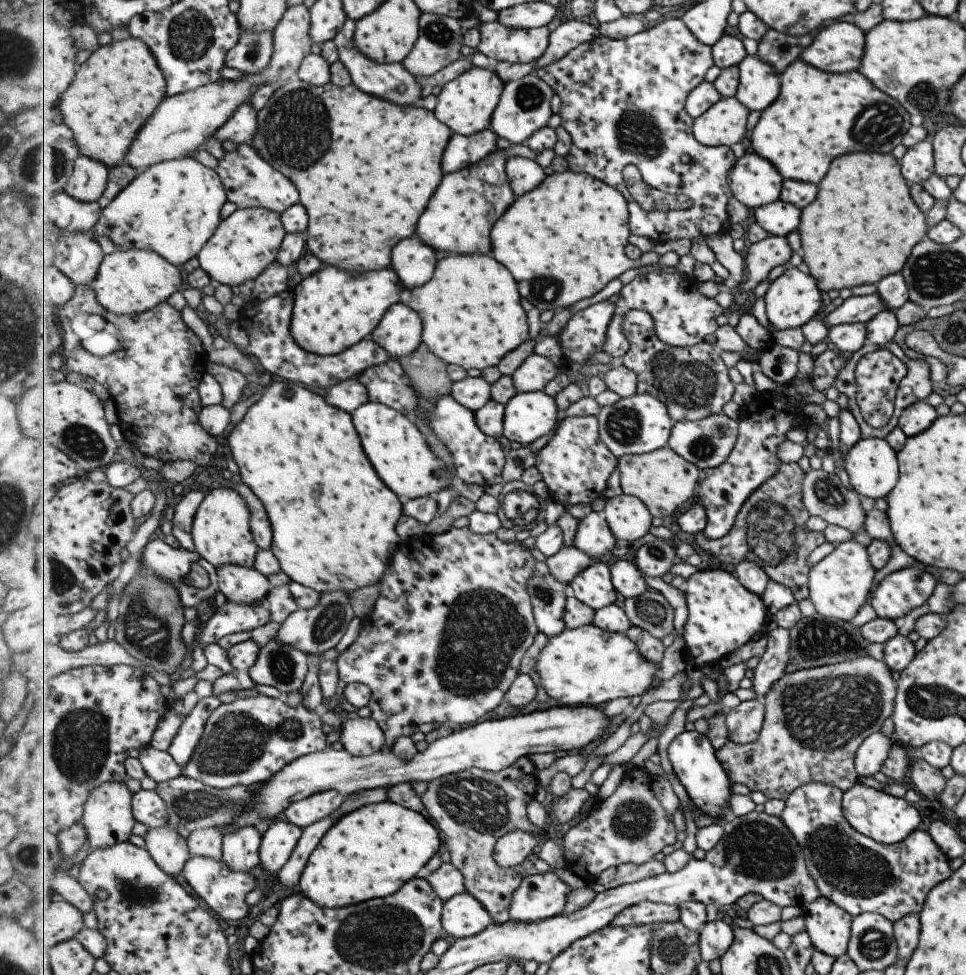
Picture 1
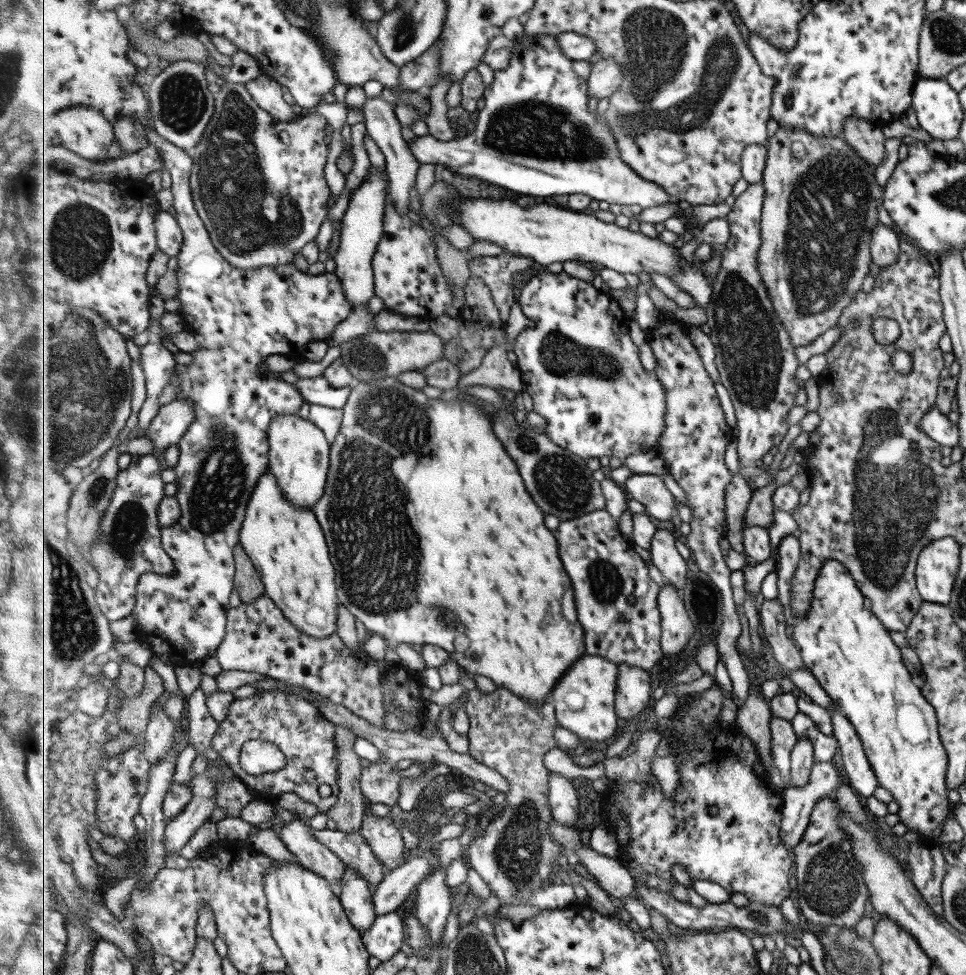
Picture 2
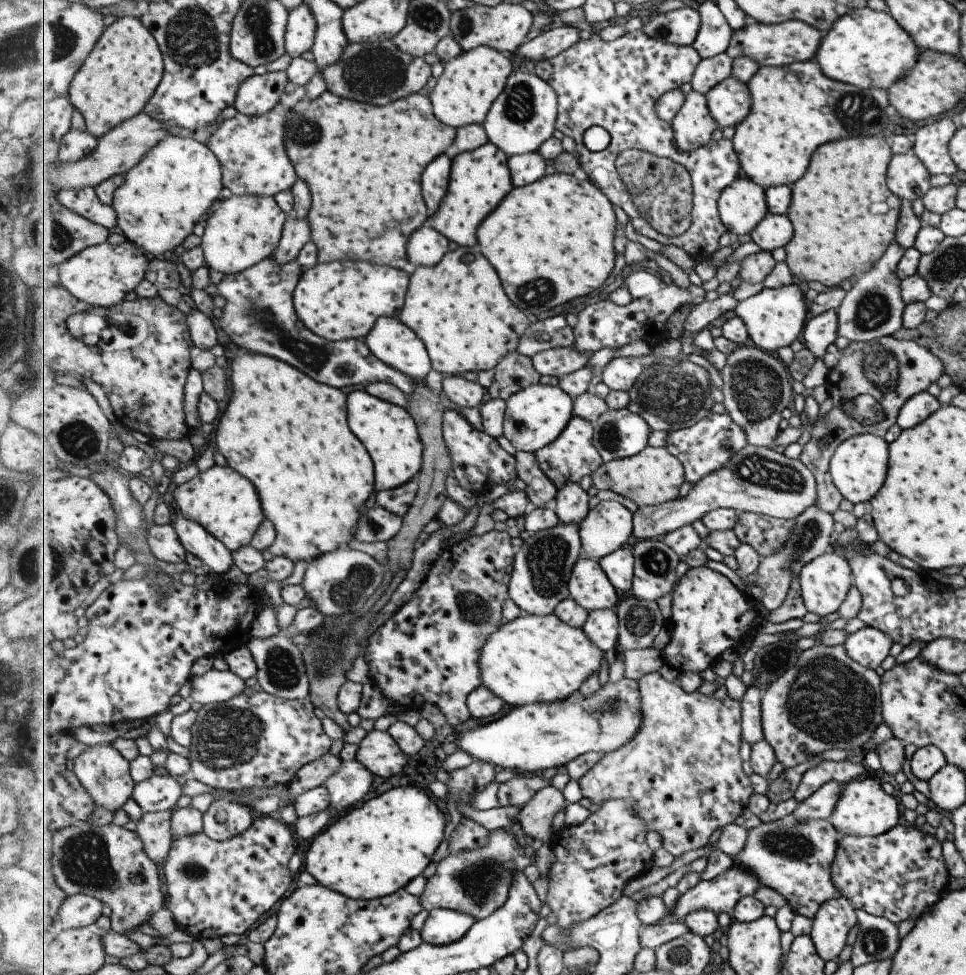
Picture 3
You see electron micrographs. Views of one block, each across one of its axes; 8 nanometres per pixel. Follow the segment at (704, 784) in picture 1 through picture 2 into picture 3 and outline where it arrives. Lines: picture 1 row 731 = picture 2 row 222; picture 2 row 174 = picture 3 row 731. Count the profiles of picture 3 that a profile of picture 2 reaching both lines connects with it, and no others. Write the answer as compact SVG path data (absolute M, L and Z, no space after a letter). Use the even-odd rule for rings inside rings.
M622 678L619 682L607 683L593 696L585 696L580 690L568 699L554 703L533 703L512 707L500 719L475 730L468 730L457 736L460 750L469 751L477 761L494 764L498 768L510 768L522 772L543 772L555 766L564 766L585 752L610 753L619 750L641 730L644 723L640 682Z

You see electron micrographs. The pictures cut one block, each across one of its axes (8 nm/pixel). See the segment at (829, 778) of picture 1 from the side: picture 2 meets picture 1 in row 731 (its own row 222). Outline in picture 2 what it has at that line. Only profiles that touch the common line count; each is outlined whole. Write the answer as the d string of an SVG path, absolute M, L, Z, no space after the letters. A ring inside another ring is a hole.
M779 126L775 134L770 137L767 150L769 150L769 158L767 159L764 179L762 180L767 192L761 218L761 250L757 252L759 271L761 271L761 277L763 277L763 281L768 286L767 291L770 294L771 301L774 302L774 308L777 311L778 318L780 318L780 322L789 330L791 341L795 343L796 347L800 347L813 342L825 330L834 328L842 311L857 296L857 292L860 291L862 280L867 276L869 264L872 262L869 252L869 240L871 240L871 230L878 222L877 215L883 200L883 189L875 181L872 166L867 165L861 159L861 156L853 151L853 147L845 142L842 136L813 137L811 133L803 131L801 127L789 129Z

